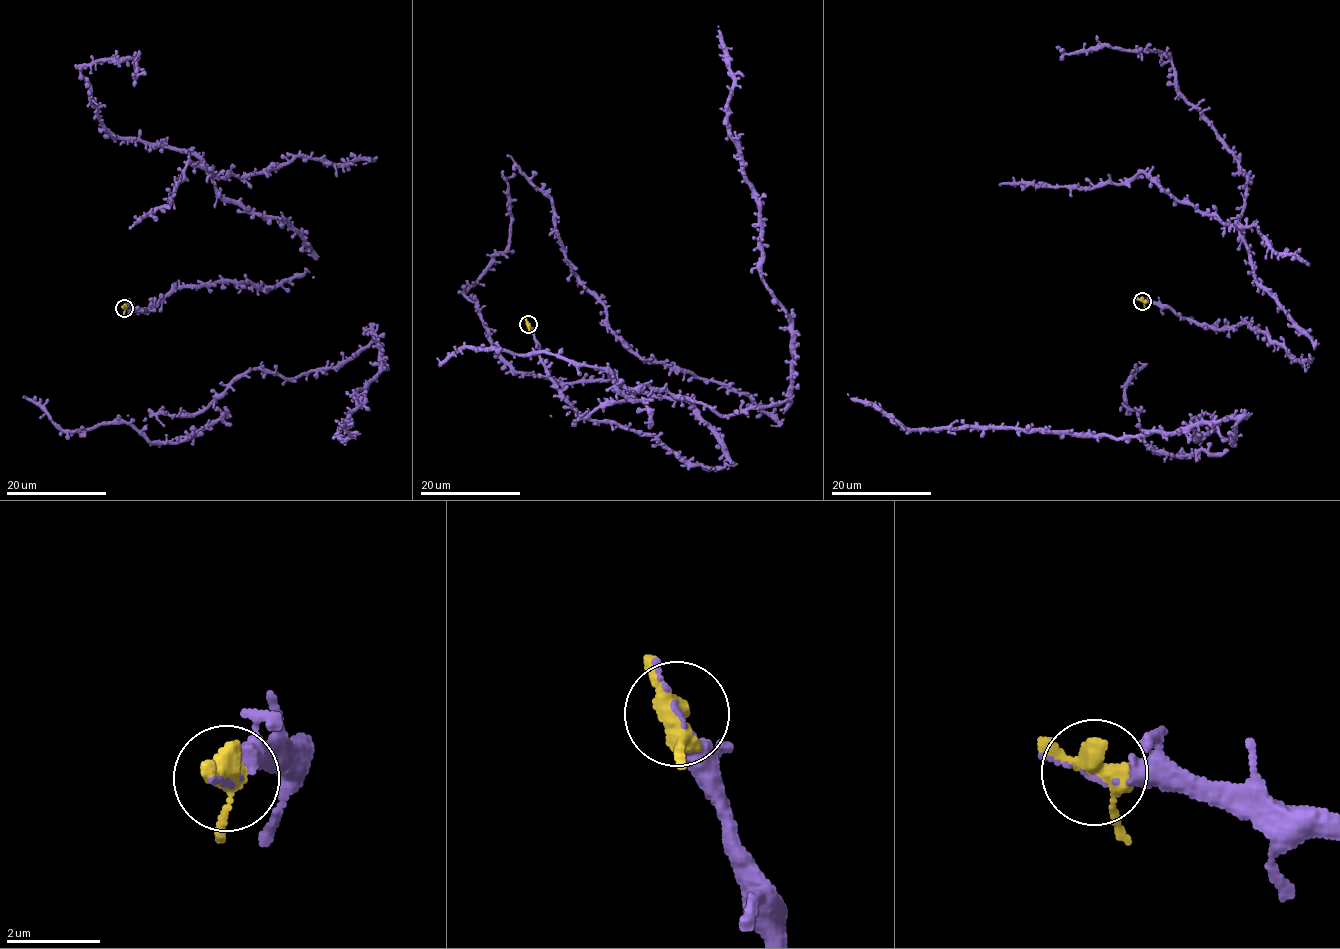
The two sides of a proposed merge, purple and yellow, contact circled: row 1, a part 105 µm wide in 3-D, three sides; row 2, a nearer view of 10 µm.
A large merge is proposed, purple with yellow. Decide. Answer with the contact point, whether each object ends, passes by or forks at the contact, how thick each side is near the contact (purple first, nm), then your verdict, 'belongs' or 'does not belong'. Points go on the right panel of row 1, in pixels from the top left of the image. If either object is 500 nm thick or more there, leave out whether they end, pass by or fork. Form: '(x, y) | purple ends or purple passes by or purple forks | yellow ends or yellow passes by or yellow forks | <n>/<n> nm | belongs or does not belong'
(1142, 301) | purple passes by | yellow passes by | 60/460 nm | belongs

